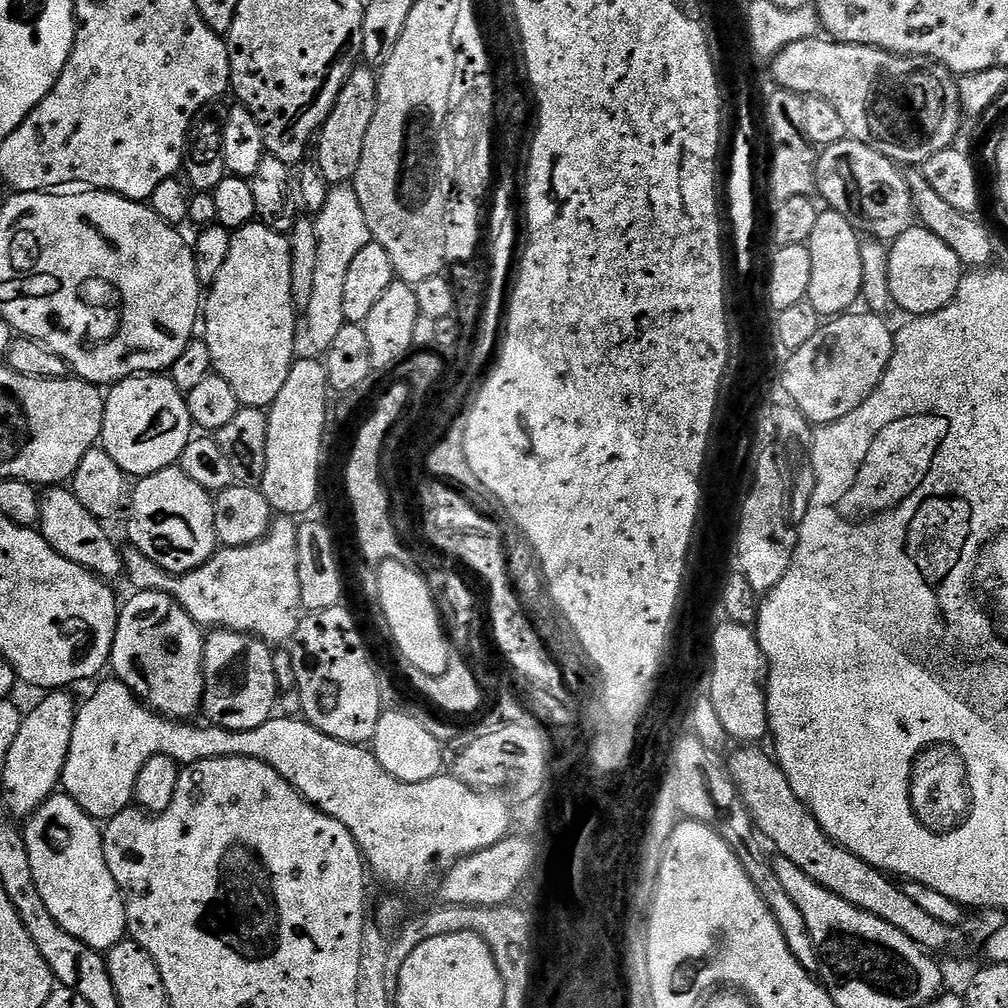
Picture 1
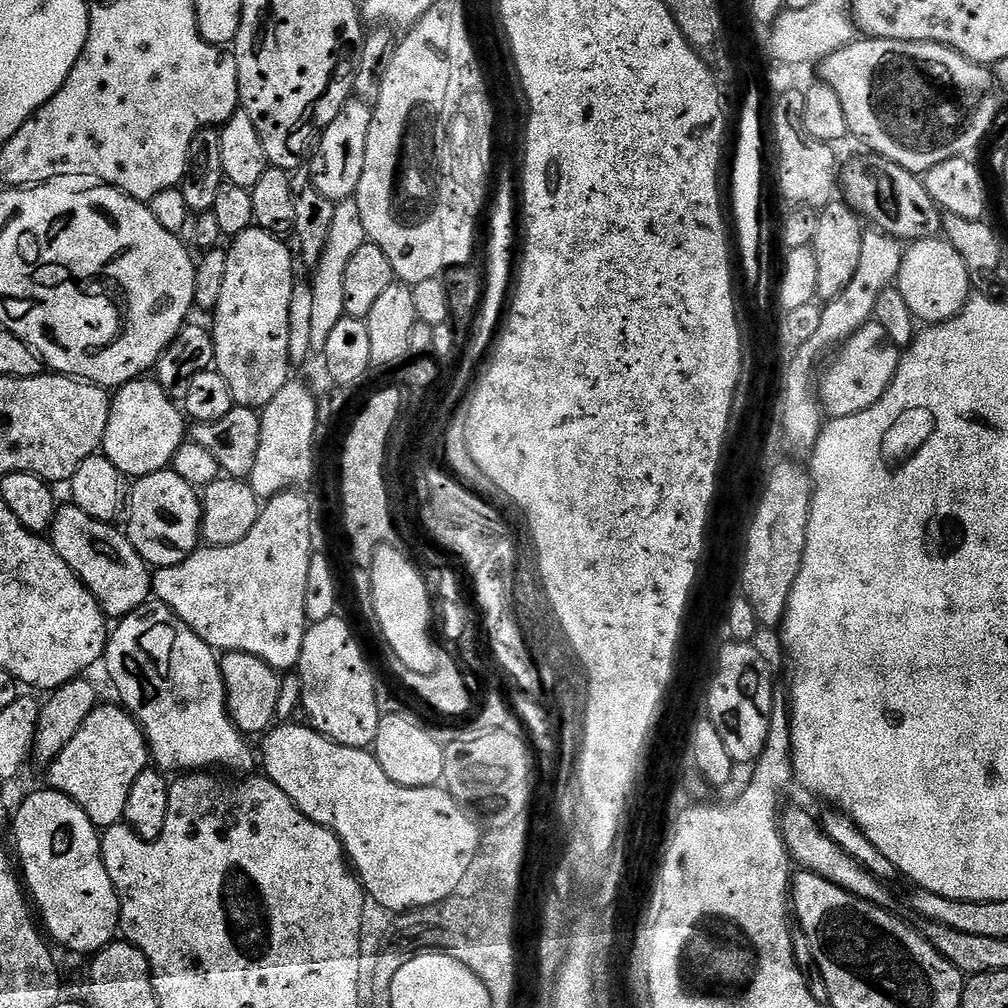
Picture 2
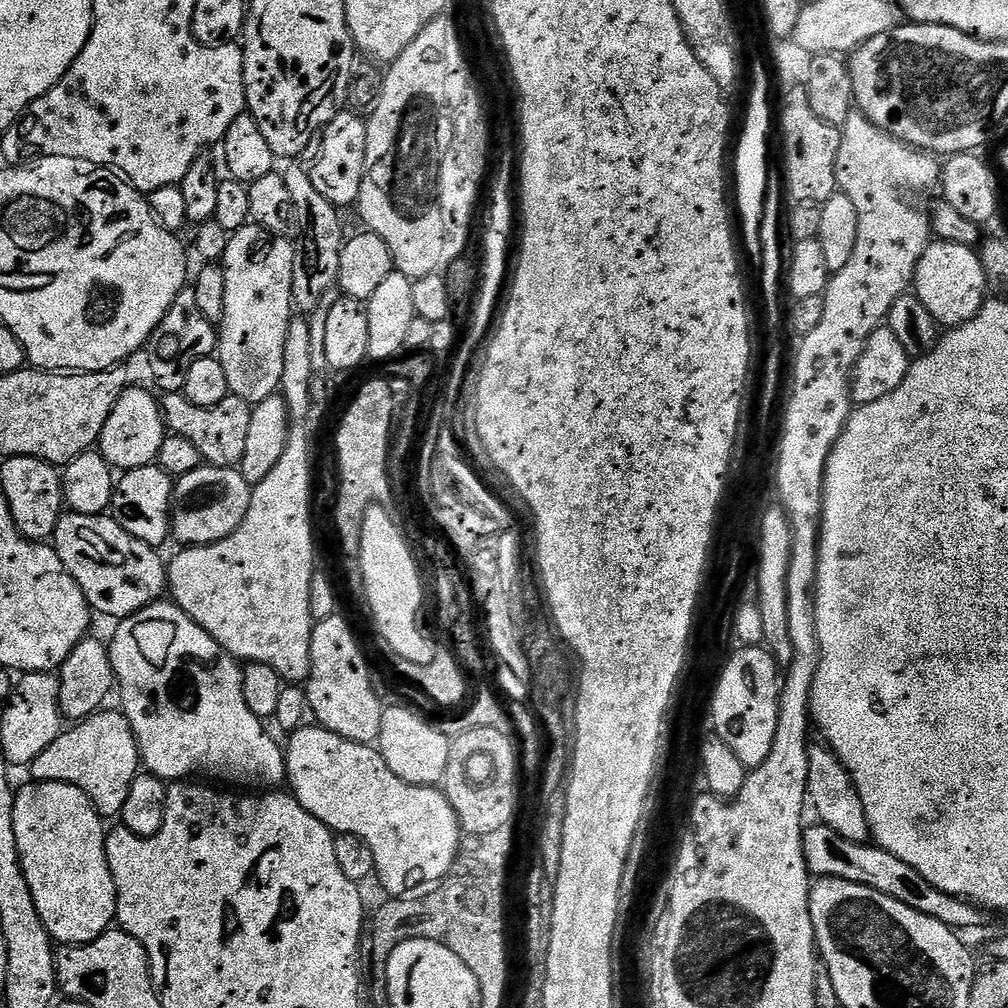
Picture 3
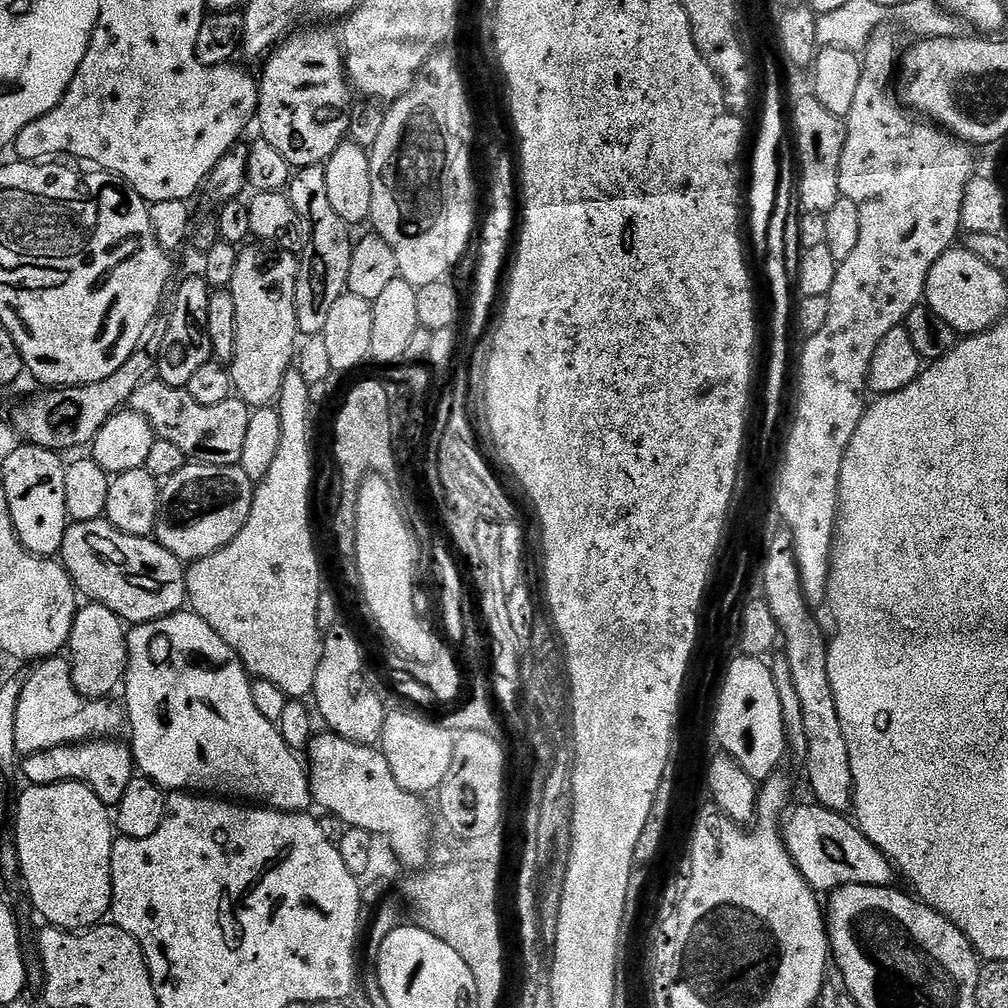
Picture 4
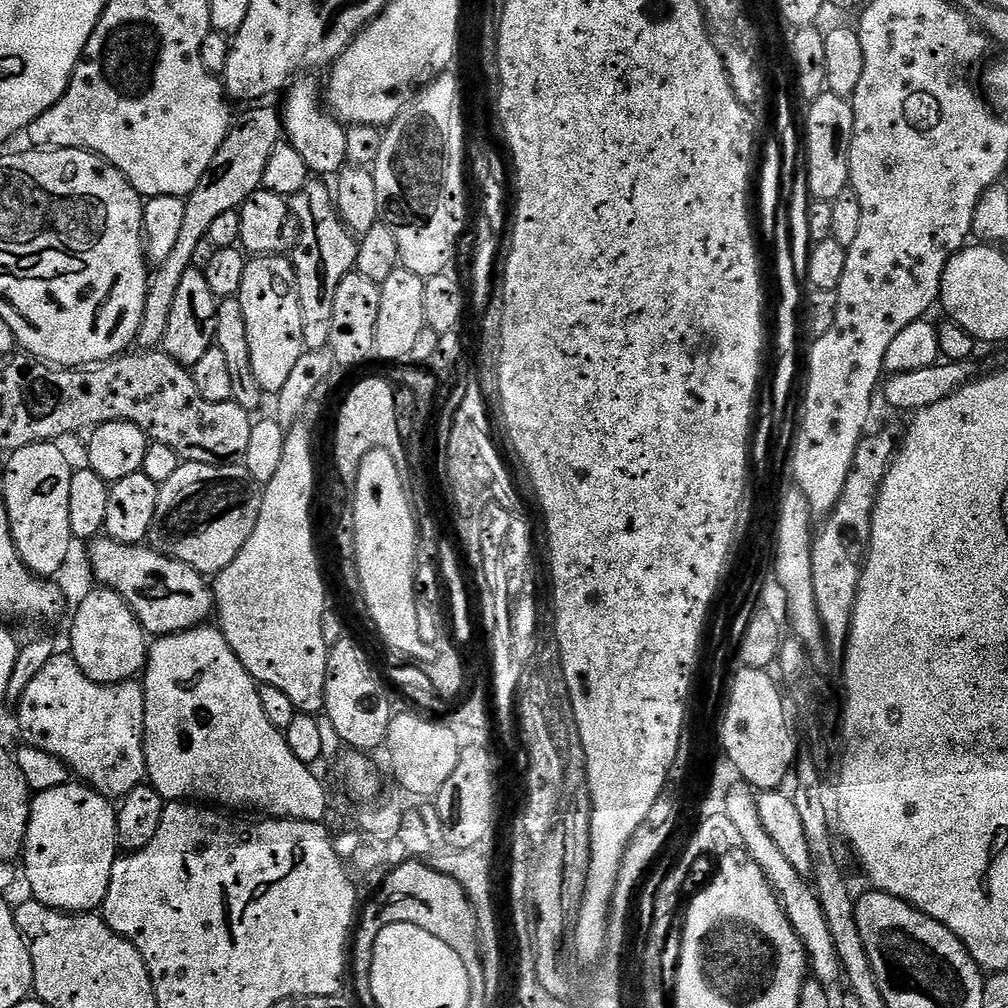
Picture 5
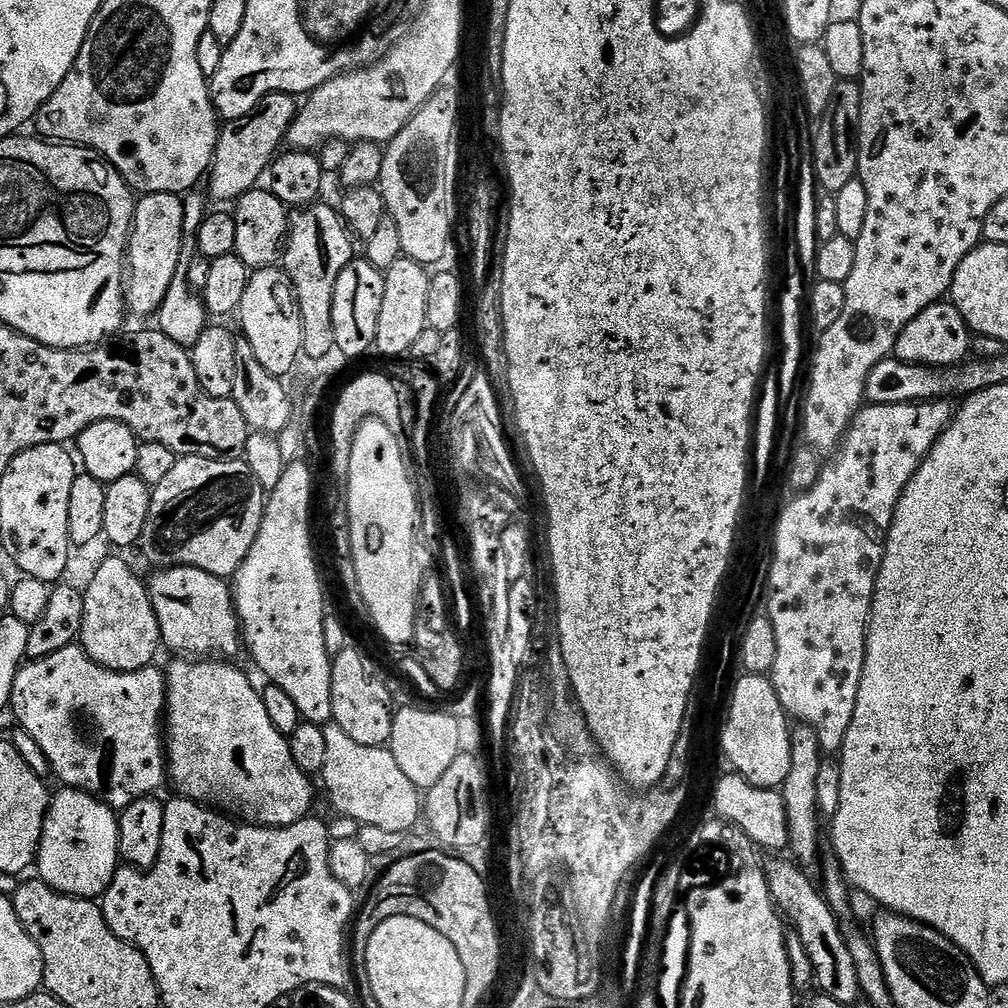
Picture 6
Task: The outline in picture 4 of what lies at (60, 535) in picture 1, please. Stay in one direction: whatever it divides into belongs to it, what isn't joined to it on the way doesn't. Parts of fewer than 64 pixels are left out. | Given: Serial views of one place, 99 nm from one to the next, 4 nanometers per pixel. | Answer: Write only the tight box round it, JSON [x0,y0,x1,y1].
[58,519,188,625]

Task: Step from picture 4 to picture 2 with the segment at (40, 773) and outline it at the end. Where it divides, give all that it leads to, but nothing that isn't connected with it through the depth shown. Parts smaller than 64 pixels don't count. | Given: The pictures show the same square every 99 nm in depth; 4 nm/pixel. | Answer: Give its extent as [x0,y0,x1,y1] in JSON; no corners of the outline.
[47,703,150,830]

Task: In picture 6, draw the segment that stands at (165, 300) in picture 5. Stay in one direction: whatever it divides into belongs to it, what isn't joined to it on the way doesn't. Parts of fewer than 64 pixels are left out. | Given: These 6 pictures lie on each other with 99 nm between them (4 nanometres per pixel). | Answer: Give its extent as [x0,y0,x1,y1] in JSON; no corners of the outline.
[206,92,297,202]

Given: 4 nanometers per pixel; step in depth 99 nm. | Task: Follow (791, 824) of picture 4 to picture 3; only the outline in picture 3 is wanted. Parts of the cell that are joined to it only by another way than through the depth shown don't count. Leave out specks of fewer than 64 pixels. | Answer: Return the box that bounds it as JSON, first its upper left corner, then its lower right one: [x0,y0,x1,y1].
[803,824,985,930]

